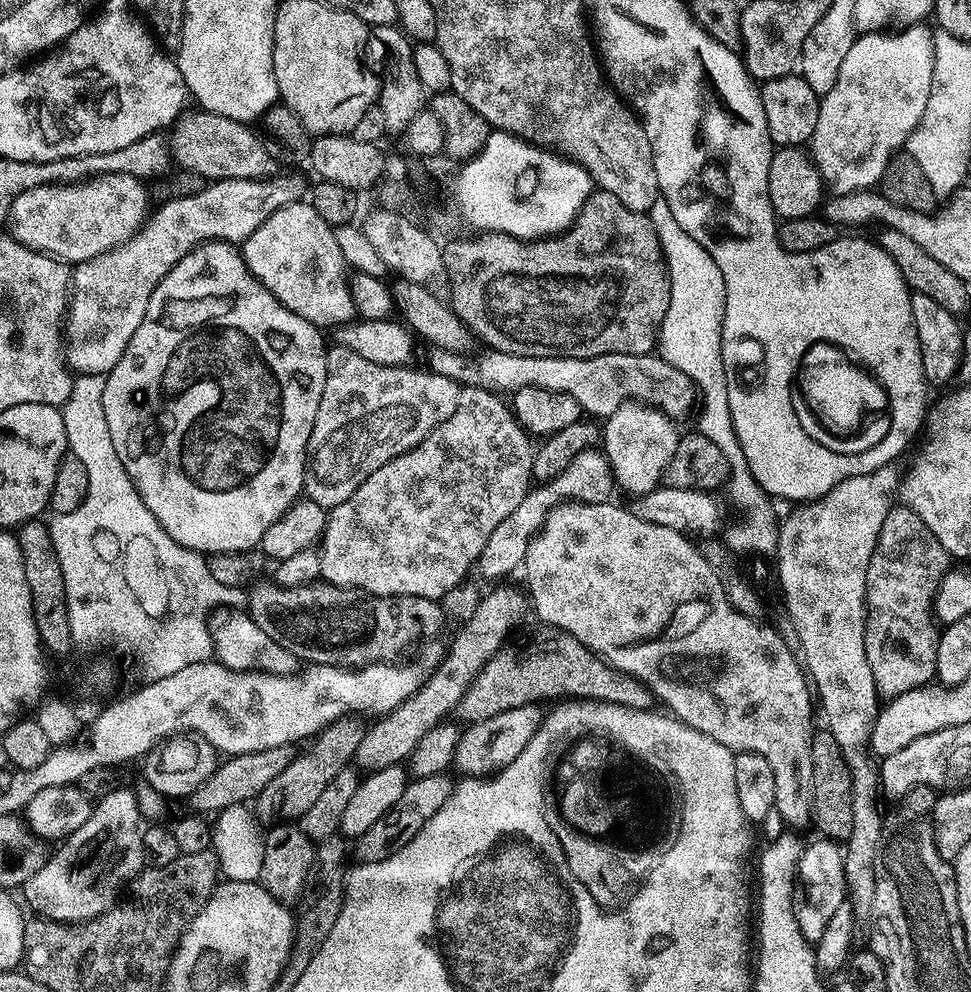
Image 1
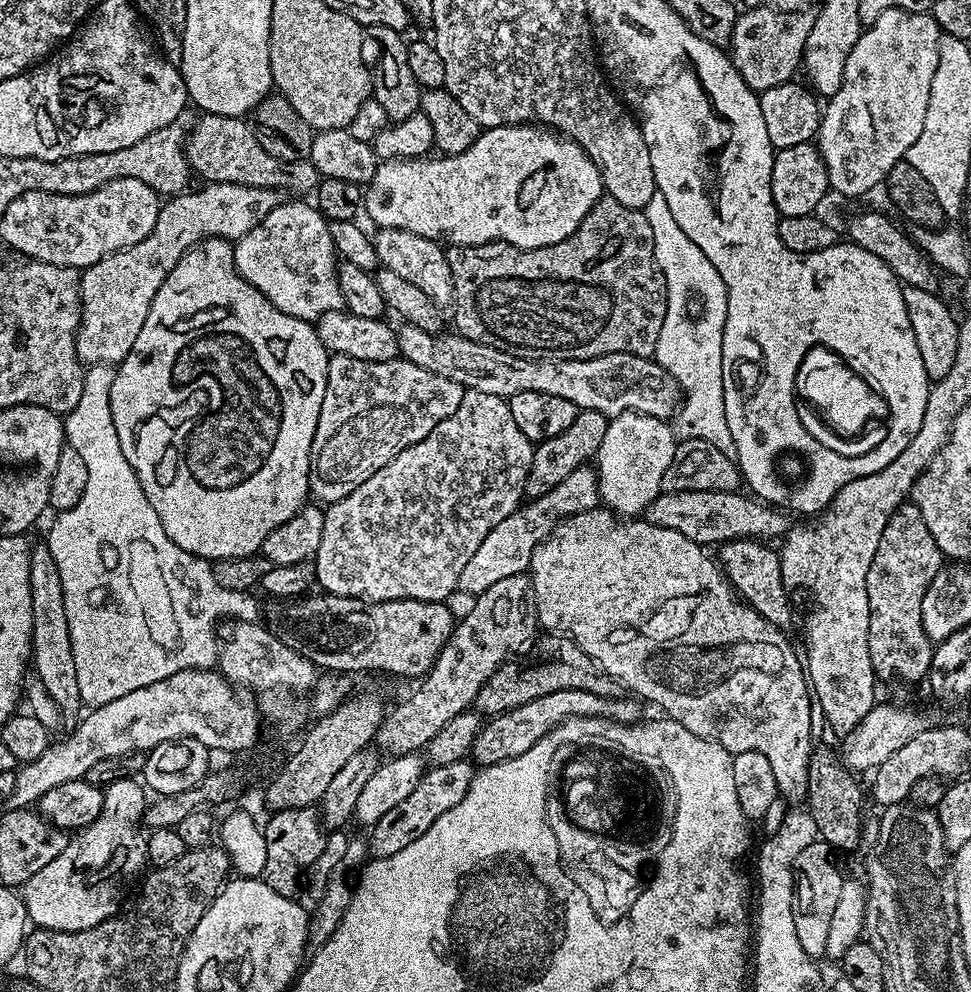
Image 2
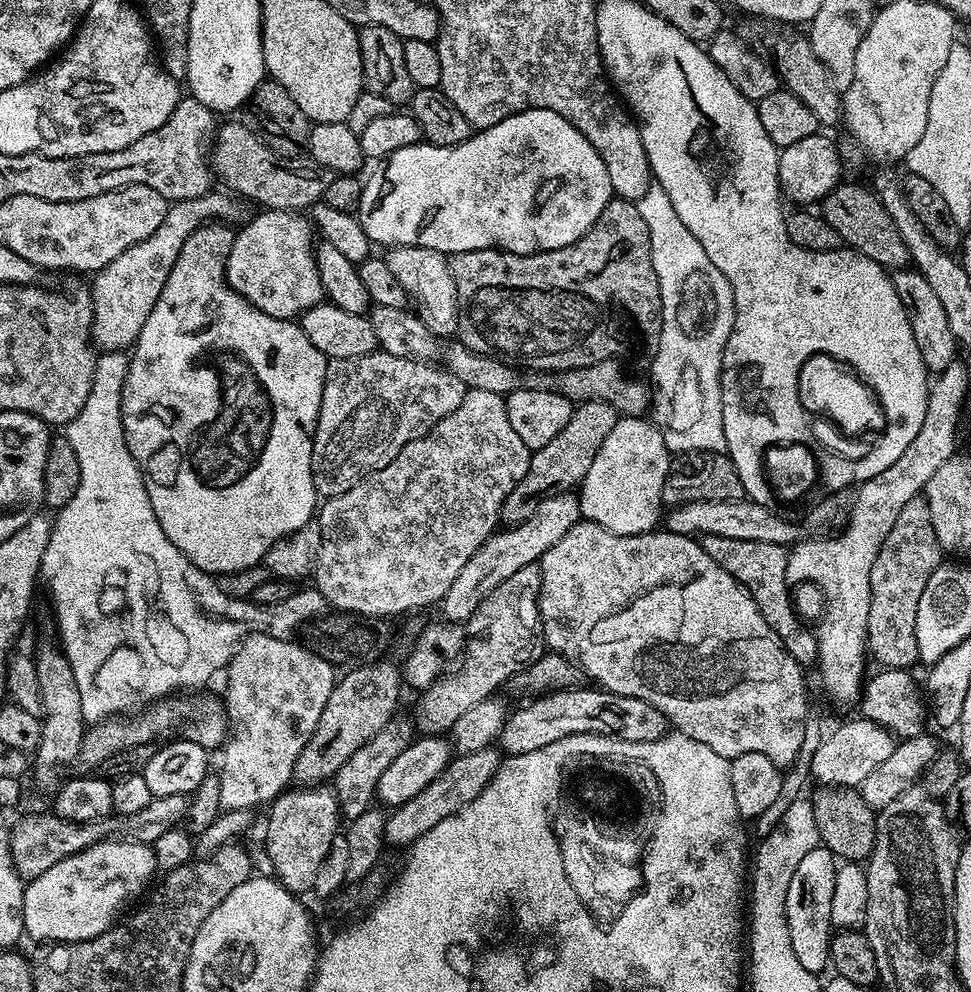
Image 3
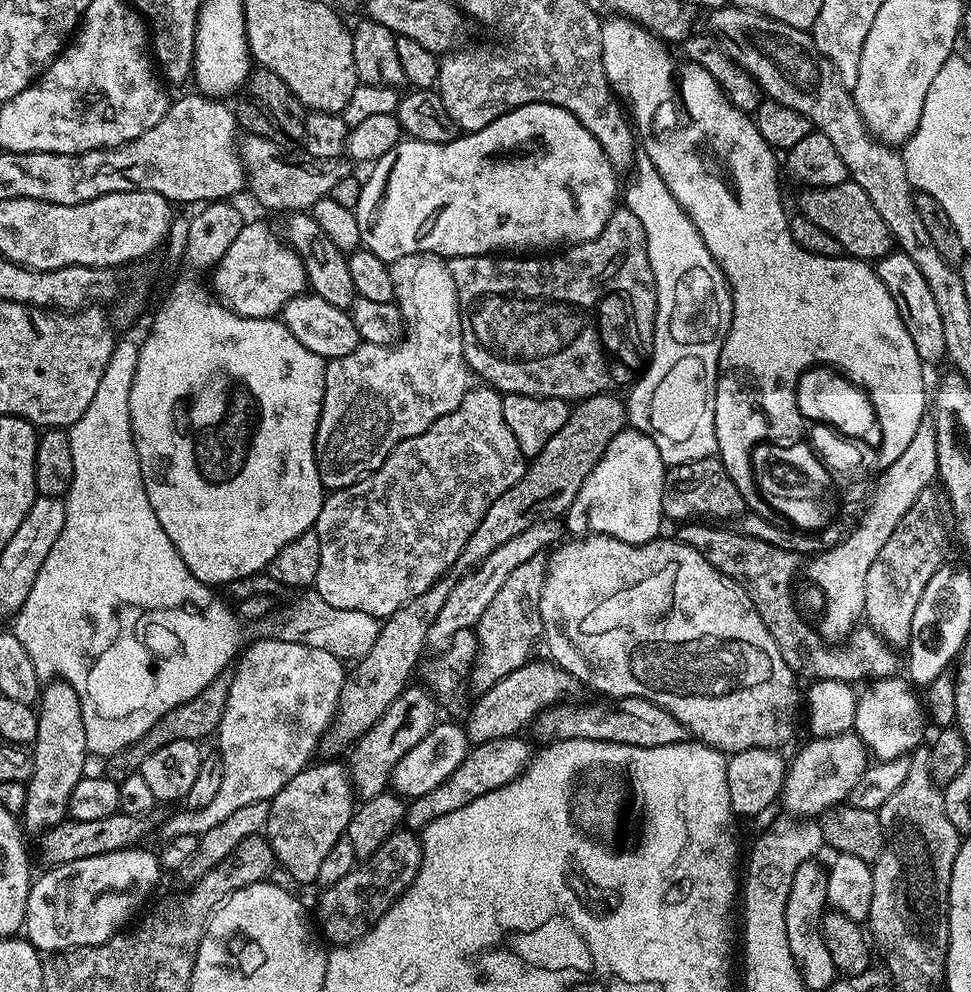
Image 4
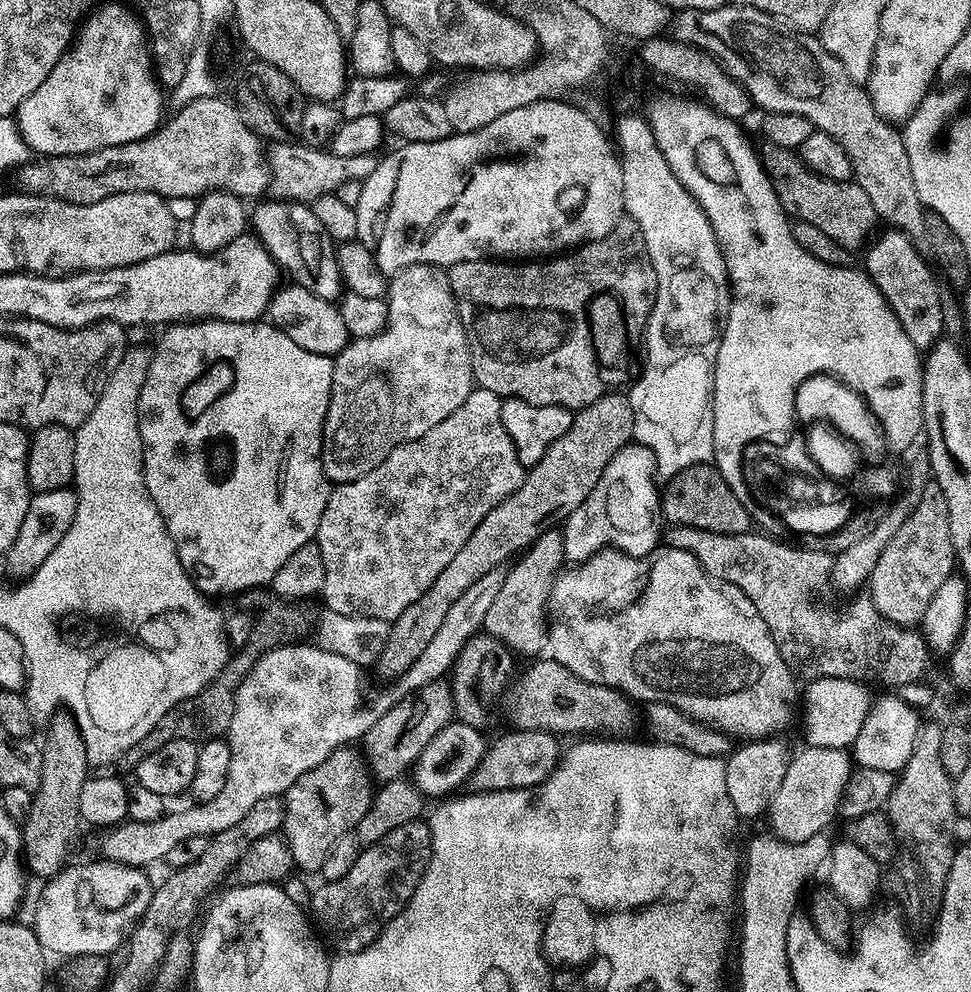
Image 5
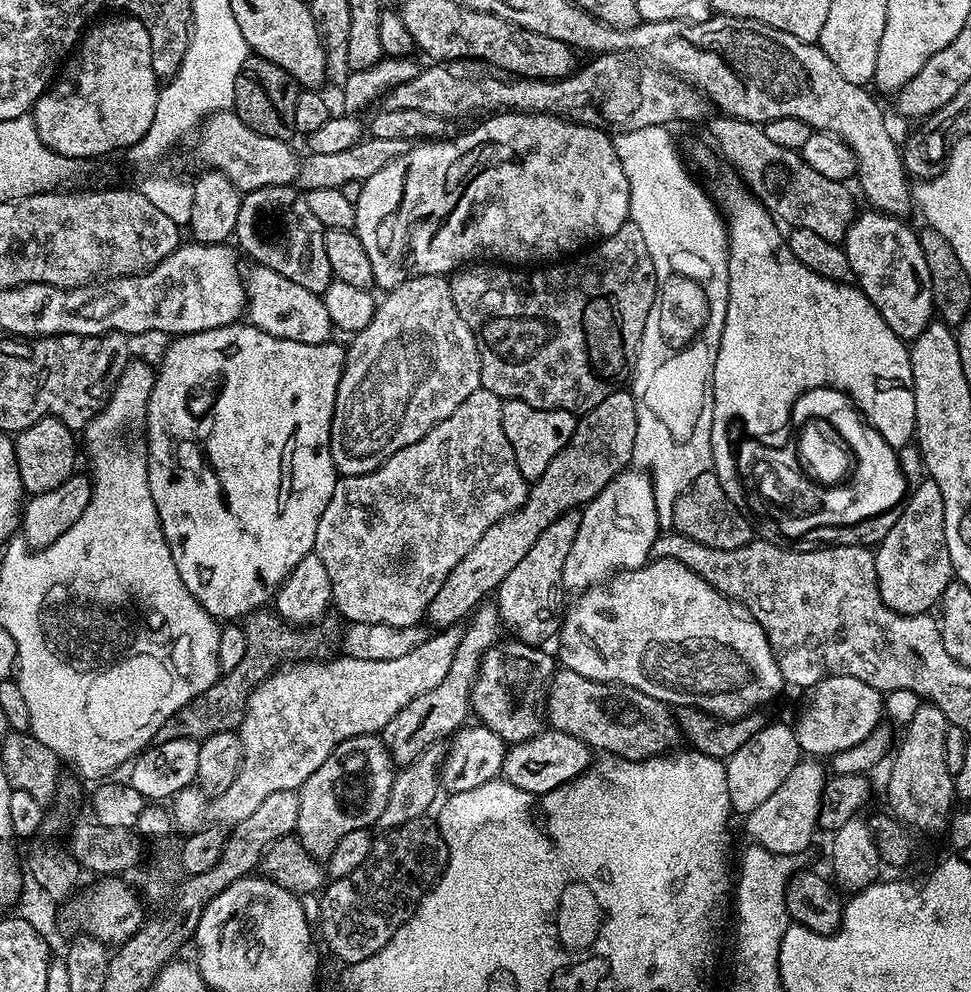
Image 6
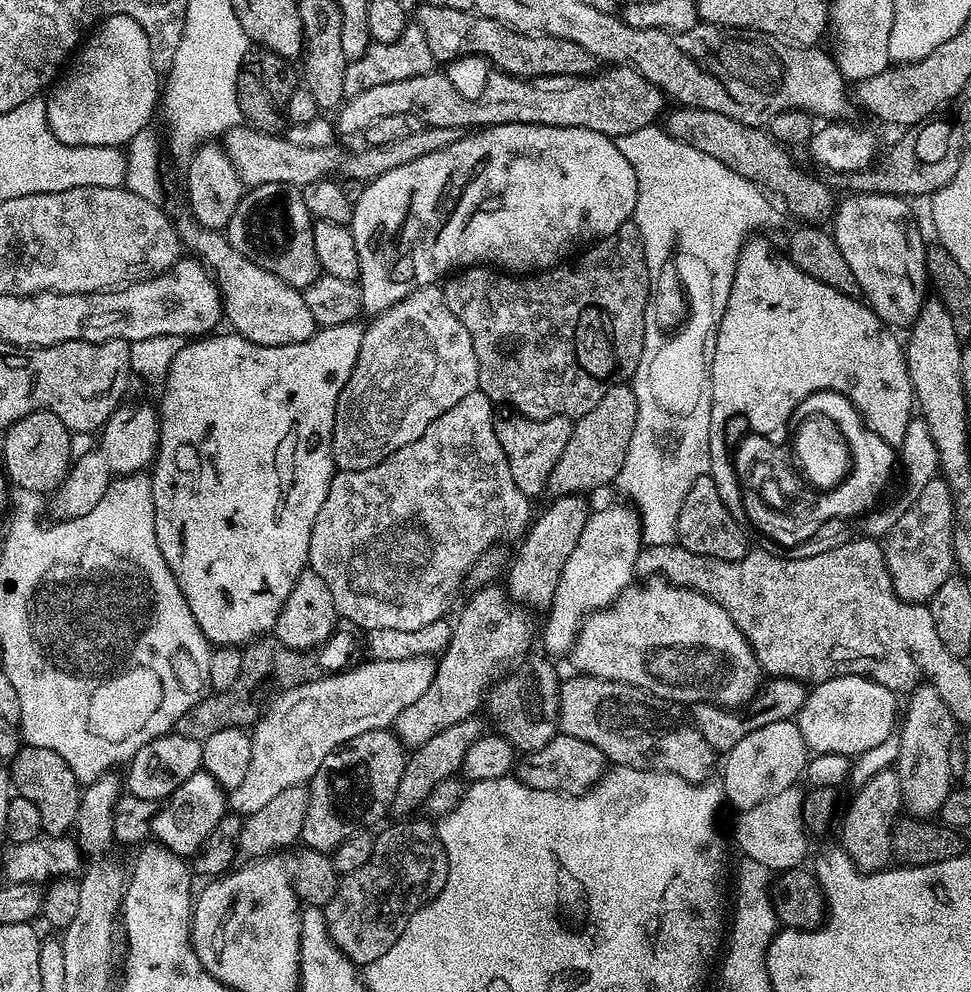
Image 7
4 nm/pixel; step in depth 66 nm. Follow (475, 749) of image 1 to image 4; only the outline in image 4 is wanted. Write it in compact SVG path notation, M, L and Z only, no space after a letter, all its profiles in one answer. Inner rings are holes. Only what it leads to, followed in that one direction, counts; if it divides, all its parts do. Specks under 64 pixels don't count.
M621 696L619 698L596 698L593 704L585 708L580 706L557 706L541 712L534 721L536 736L540 742L554 740L601 740L611 744L629 744L653 748L654 746L670 746L683 744L690 734L670 710L658 706L652 700L637 696Z

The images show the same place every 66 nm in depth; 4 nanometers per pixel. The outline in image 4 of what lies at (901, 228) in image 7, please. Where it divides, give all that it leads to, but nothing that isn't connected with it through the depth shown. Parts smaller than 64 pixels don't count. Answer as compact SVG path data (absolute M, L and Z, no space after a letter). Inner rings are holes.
M893 250L875 261L874 267L886 290L890 290L890 298L894 298L894 306L898 306L898 314L906 330L910 330L910 338L914 341L914 350L918 350L918 358L928 366L939 360L943 361L946 337L942 331L942 317L938 315L938 306L930 295L930 286L926 286L926 278L922 278L918 266L914 266L913 260L905 252Z

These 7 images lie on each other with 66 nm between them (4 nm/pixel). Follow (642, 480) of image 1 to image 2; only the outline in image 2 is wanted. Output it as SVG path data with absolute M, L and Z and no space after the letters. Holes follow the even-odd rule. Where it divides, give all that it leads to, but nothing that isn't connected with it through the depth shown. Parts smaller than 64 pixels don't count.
M623 412L609 419L602 446L594 457L594 467L600 478L603 507L621 518L636 518L647 513L662 492L662 474L666 474L666 466L670 466L678 443L673 425L666 421L641 412Z

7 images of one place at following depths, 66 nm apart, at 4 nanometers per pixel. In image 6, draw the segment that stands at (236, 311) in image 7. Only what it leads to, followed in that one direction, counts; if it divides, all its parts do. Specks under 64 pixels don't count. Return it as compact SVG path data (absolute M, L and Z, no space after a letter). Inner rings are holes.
M252 266L246 272L246 320L258 330L290 342L326 344L334 335L332 319L326 314L324 301L317 293L263 266Z

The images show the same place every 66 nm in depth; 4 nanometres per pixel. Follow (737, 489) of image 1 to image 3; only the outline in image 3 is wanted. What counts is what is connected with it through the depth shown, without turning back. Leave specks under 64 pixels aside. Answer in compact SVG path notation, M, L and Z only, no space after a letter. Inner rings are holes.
M650 187L635 205L650 230L654 274L658 274L662 294L660 345L650 360L652 380L656 383L656 389L650 392L650 419L673 453L726 453L720 363L734 326L736 311L732 291L718 266L706 258L706 250L702 250L698 238L694 238L694 234L682 226L682 218L674 214L666 190Z

